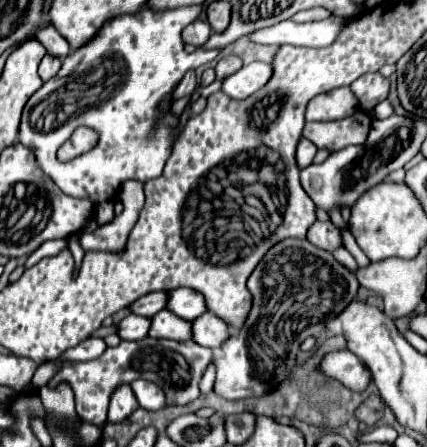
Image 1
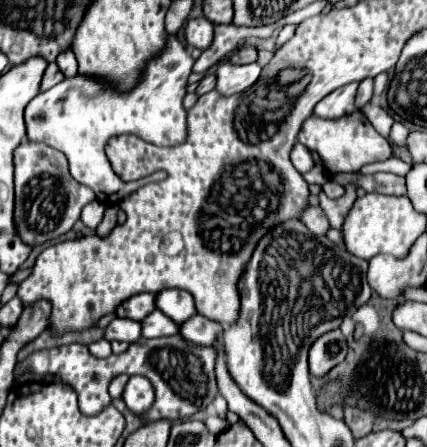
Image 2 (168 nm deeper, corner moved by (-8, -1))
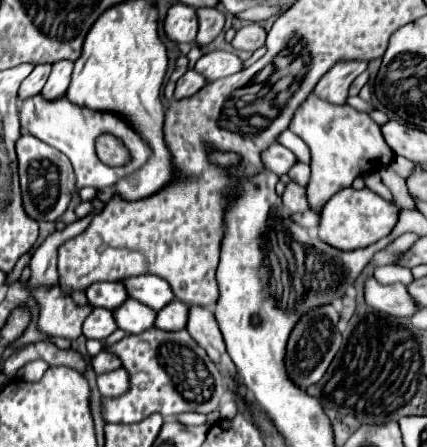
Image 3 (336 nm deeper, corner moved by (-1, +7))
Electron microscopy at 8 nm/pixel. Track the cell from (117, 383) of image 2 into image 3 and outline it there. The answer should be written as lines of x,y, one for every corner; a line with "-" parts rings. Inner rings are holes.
101,350
97,356
91,358
91,366
95,370
95,374
103,374
103,372
111,372
121,368
121,360
117,360
117,356
113,352

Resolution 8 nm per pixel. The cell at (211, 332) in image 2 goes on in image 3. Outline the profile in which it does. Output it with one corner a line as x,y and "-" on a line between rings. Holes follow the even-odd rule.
173,300
161,312
157,312
155,326
161,330
183,330
187,324
187,304
181,304
179,300

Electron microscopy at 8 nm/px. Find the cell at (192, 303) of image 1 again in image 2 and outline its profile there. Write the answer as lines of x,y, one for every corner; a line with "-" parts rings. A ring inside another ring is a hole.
164,290
156,294
156,308
162,310
168,318
172,318
176,324
184,324
184,320
190,320
196,316
196,304
192,300
190,292
184,290

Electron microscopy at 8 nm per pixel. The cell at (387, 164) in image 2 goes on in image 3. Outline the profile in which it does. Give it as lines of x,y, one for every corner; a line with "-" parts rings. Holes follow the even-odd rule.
295,162
293,168
287,172
287,176
291,180
295,180
297,184
305,186
309,182
309,164
303,164
303,162

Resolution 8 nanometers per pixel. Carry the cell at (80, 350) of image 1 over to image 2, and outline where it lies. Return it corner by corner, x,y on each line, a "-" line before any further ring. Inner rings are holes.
108,340
92,342
92,344
88,346
88,350
90,350
92,356
96,356
96,358
108,358
108,356
112,354
112,350
110,350
110,342
108,342

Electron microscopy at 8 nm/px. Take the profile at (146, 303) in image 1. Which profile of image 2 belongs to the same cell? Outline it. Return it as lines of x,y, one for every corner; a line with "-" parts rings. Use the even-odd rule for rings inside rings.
136,294
130,300
126,300
124,304
120,304
116,314
120,318
144,320
144,316
148,316
148,312
154,312
154,310
156,310
156,298
154,298
154,294

